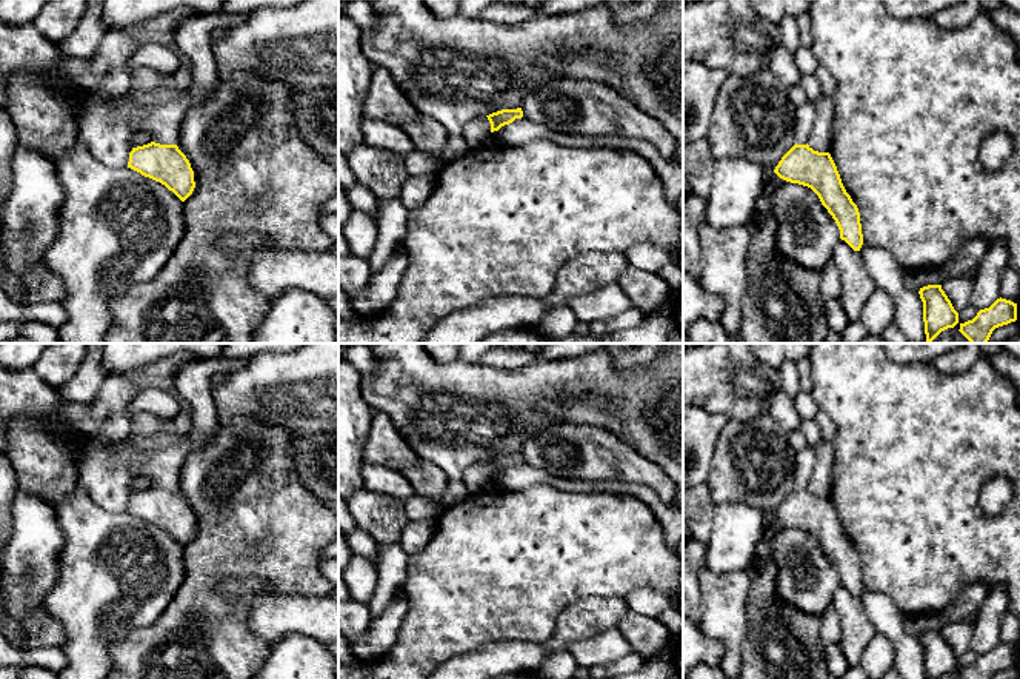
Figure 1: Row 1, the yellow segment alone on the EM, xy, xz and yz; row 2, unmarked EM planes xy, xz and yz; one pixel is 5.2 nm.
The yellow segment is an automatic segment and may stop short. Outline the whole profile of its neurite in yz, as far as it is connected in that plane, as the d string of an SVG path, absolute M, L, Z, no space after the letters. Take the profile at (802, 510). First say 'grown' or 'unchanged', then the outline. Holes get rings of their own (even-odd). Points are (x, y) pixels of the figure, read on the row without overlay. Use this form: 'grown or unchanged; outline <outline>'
grown; outline M814 448L797 451L795 465L795 490L782 502L774 517L786 527L811 533L835 565L840 584L860 596L863 579L858 553L846 537L831 499L814 496L808 490L815 467Z

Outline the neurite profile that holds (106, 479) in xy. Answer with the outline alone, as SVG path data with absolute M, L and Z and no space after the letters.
M83 439L78 442L83 457L78 462L77 487L83 488L97 505L111 513L128 513L129 497L132 496L131 485L140 477L132 470L134 450L120 445L118 454L111 456L109 451L100 447L95 440Z

